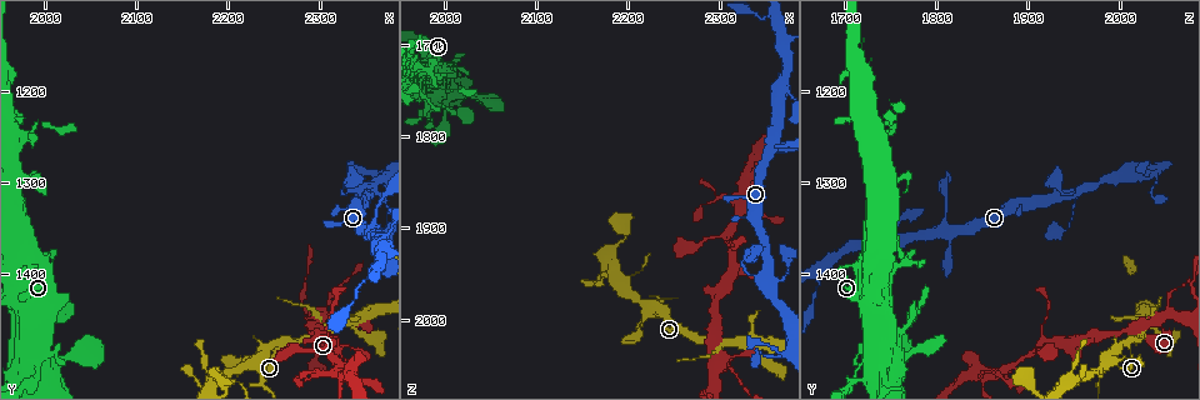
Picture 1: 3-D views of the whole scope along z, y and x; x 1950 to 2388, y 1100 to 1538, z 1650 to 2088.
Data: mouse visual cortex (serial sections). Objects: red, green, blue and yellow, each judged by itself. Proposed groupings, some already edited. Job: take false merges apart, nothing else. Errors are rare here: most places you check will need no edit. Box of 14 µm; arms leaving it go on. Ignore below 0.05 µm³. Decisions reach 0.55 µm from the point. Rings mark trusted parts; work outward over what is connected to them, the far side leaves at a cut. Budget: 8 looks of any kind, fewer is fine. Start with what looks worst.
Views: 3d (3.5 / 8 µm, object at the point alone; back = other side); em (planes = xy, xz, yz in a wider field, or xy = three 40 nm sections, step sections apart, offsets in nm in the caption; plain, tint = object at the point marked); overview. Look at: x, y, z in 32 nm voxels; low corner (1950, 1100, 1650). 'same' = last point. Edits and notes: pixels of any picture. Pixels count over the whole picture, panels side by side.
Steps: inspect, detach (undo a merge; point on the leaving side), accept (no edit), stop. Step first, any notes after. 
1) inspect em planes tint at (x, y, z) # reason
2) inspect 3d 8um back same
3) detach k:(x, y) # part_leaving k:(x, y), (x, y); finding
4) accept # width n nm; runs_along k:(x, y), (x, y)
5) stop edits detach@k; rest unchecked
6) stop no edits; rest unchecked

inspect 3d 3.5um at (2310, 1485, 1910) # thin arm on a thick one

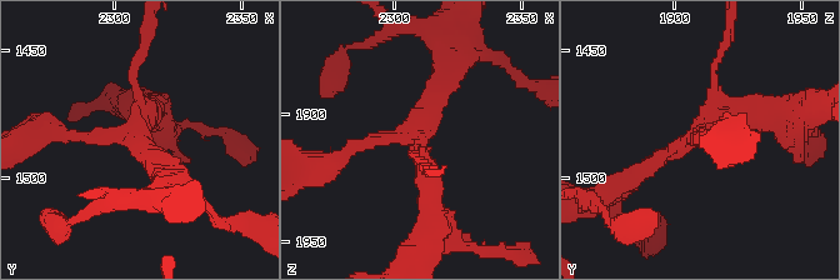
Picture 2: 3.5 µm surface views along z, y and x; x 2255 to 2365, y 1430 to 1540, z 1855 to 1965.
inspect em xy step 5 tint at (2310, 1481, 1911)

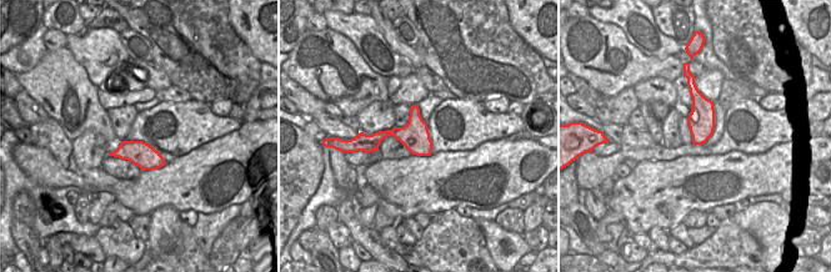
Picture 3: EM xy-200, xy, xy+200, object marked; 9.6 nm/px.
accept # arms 4; arm_widths 100, 150, 200, 350 nm; runs_along 2:(775, 108), (710, 124), (638, 174); continuous, no second cell

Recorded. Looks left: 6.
inspect em xy step 5 tint at (2360, 1295, 2040) # a narrow waist

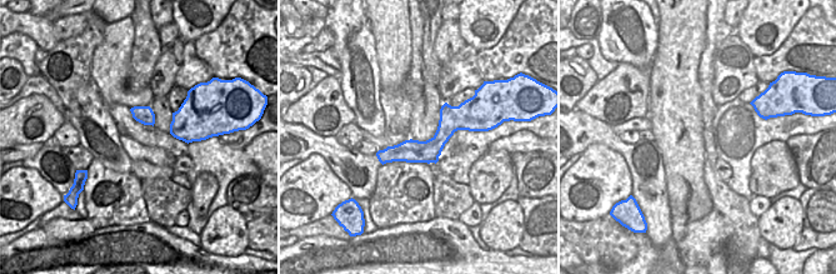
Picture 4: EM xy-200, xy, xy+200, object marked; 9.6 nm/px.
inspect 3d 3.5um same # wider look

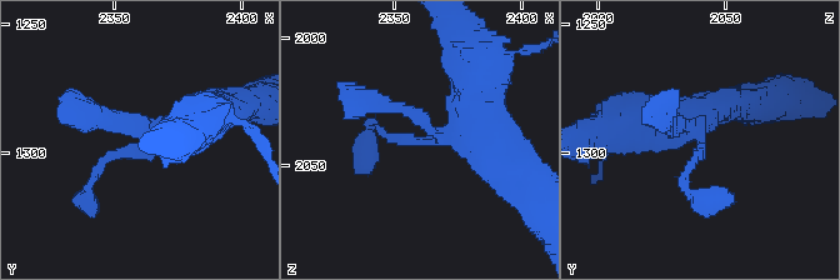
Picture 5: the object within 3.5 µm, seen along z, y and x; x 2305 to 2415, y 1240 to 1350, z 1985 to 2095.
accept # width 220 nm; runs_along 5:(198, 123), (114, 153), (86, 188); continuous, no second cell

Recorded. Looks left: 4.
inspect 3d 3.5um at (1990, 1460, 1770) # thin neck

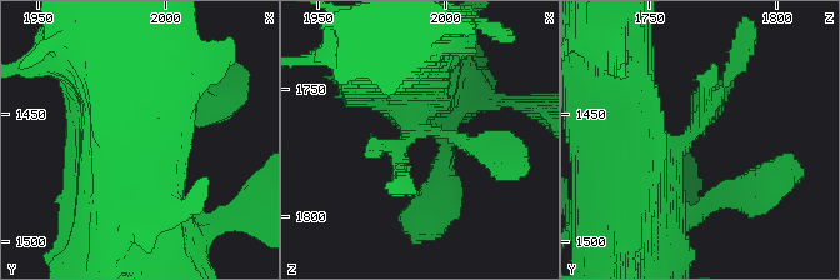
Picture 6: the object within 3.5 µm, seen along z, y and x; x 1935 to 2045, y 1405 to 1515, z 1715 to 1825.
inspect em xy step 3 tint at (1990, 1458, 1767) # shape alone is not enough

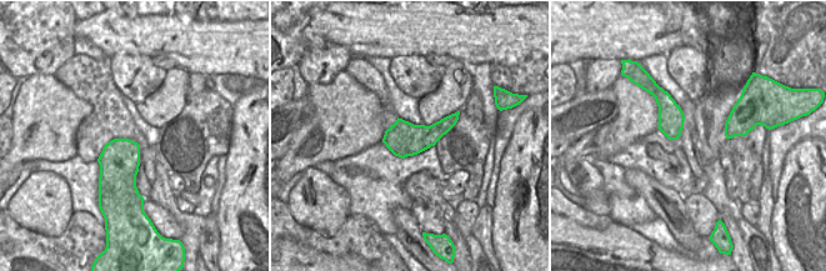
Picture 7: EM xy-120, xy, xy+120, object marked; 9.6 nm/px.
inspect em planes tint same # cut it another way

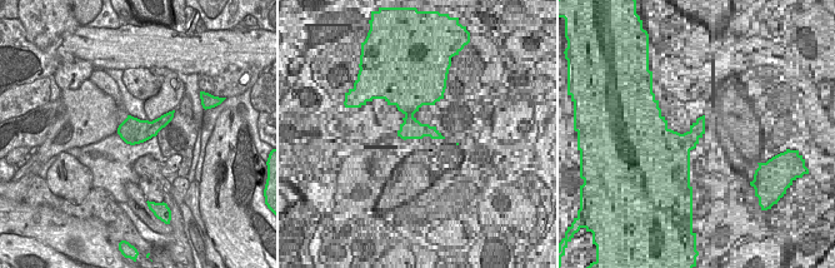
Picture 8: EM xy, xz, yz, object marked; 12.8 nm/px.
accept # runs_along 6:(128, 188), (131, 141), (211, 99); one cell here

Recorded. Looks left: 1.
stop no edits; rest unchecked

